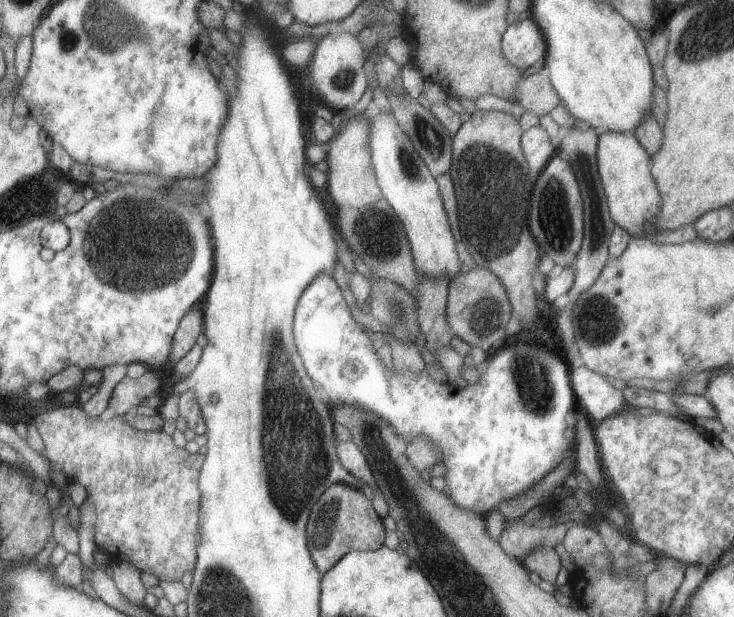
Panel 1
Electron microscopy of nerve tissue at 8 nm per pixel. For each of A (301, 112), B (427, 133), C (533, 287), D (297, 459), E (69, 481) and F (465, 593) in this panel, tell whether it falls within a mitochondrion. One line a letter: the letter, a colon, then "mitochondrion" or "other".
A: other
B: mitochondrion
C: other
D: mitochondrion
E: other
F: mitochondrion

